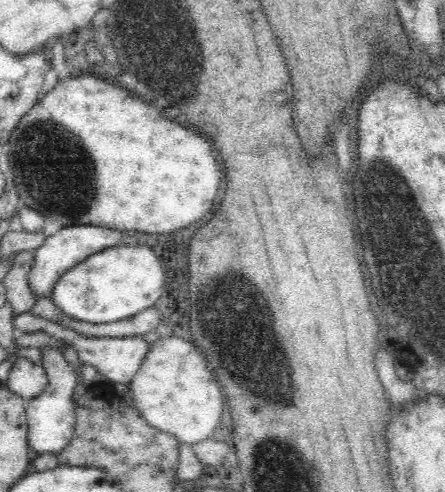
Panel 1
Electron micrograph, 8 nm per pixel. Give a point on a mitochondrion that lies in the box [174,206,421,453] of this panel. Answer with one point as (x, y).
(235, 324)

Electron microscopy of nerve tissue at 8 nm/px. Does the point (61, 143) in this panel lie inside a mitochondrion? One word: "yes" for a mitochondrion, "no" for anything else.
yes

